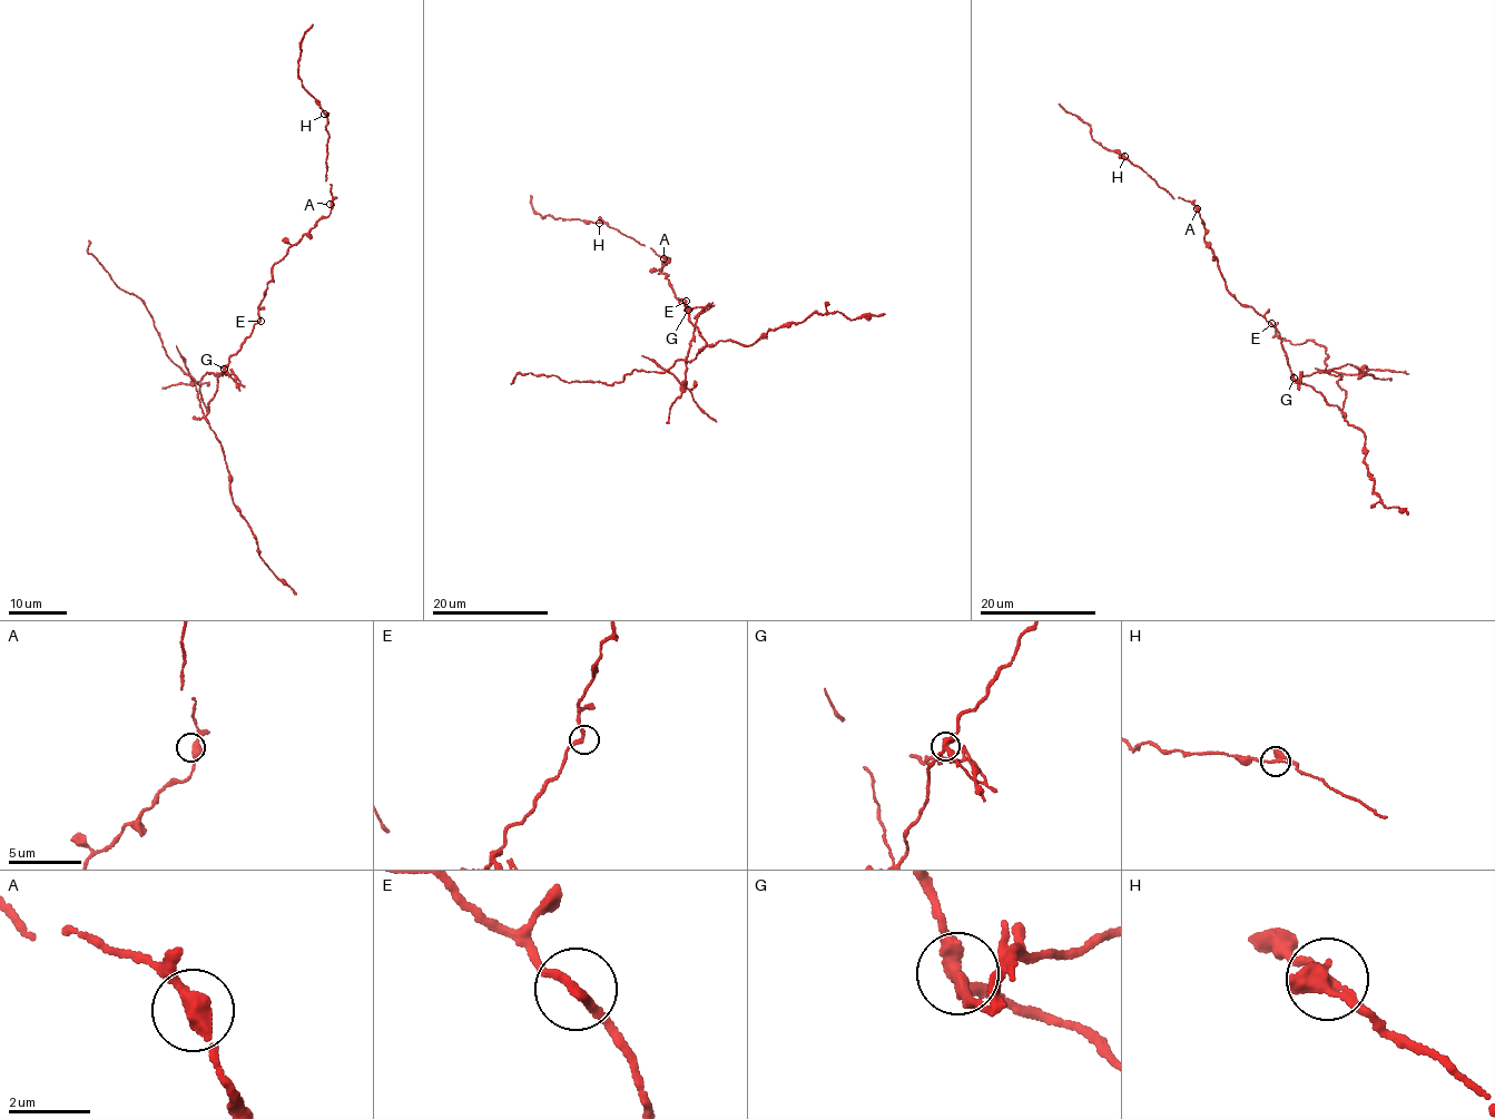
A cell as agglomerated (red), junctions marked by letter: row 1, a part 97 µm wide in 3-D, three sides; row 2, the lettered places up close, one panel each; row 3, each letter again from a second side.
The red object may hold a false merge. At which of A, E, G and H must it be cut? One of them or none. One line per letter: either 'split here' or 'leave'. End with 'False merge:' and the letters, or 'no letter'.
A: leave
E: leave
G: split here
H: leave
False merge: G

